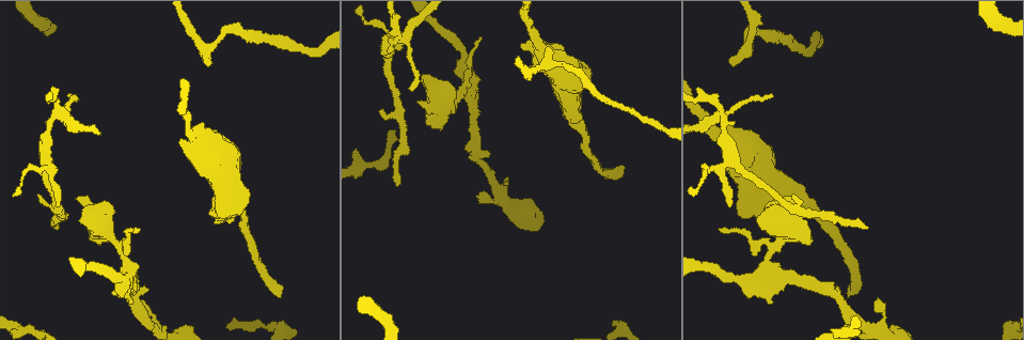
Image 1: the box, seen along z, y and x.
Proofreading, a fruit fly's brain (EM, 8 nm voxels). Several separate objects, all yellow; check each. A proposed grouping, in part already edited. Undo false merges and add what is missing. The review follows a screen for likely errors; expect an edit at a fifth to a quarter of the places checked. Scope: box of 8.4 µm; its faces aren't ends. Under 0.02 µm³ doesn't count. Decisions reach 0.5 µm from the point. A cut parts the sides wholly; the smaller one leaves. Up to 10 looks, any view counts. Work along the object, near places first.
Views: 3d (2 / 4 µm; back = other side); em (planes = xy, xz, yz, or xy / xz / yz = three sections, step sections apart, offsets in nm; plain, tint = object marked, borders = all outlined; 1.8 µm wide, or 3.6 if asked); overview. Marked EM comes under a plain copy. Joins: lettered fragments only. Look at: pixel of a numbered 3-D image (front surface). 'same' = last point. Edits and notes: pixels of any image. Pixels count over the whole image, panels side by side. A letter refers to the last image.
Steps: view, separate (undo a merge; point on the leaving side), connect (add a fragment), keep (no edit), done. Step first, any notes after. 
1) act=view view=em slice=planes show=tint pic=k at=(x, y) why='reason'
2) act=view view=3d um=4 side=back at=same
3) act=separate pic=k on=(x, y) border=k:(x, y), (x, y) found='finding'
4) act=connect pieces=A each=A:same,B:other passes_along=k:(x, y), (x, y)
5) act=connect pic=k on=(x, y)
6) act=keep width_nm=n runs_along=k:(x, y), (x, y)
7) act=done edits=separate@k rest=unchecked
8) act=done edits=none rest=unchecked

act=view view=em slice=xy step=8 show=tint pic=1 at=(281, 290)

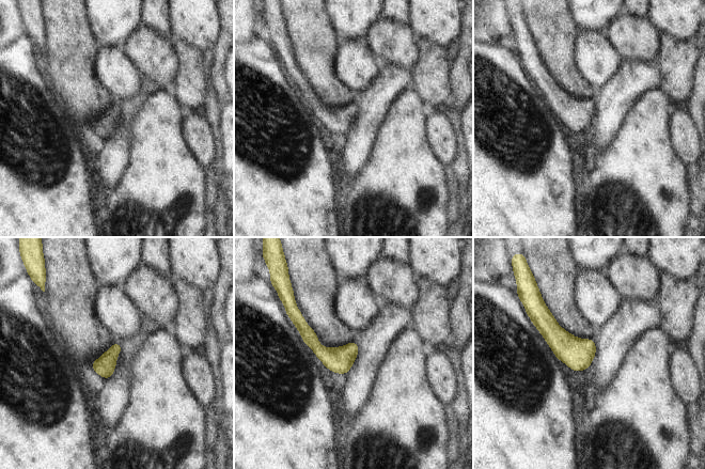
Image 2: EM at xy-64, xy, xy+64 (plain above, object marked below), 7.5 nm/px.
act=view view=em slice=planes show=borders at=same

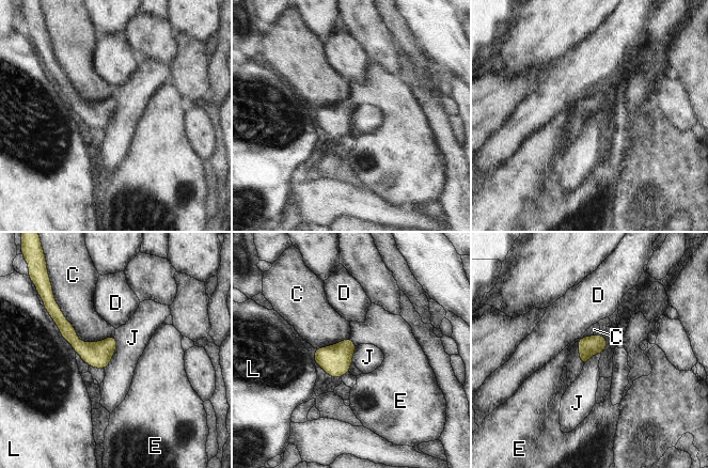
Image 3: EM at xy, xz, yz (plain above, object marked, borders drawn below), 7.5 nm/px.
act=connect pieces=E each=C:other,D:other,E:same,J:other,L:other passes_along=3:(596, 344), (580, 354), (552, 371) found='the neuron continues'

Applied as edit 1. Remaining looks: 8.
act=view view=overview why='redraw'

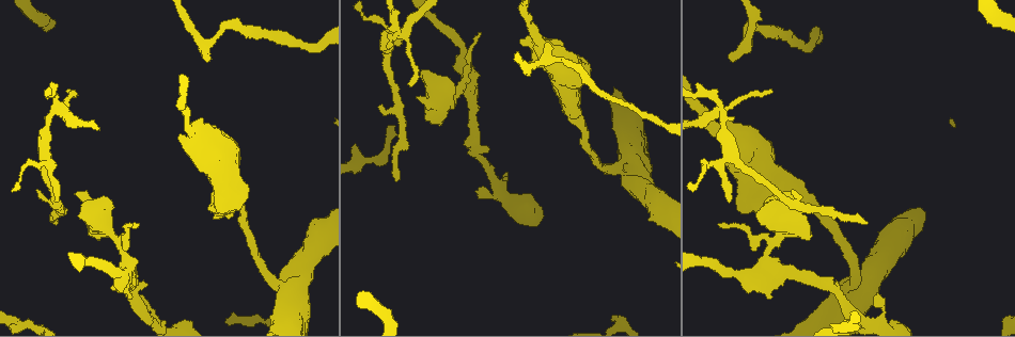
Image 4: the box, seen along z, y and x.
act=view view=em slice=yz step=4 show=borders pic=4 at=(730, 60) why='branch stops here'

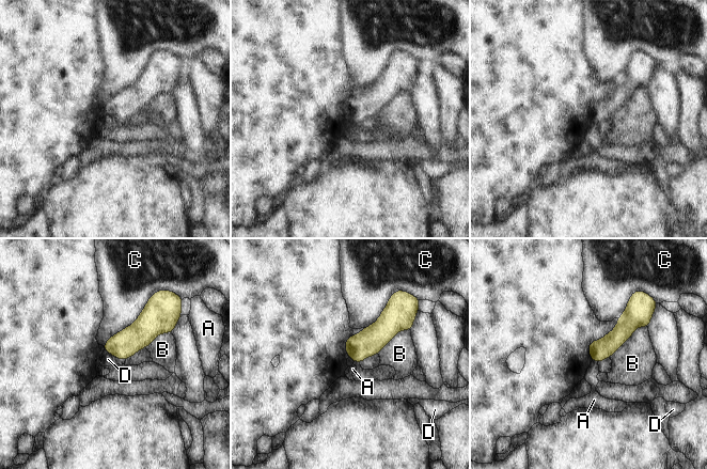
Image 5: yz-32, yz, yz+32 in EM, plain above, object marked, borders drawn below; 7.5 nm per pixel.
act=view view=em slice=planes show=borders at=same

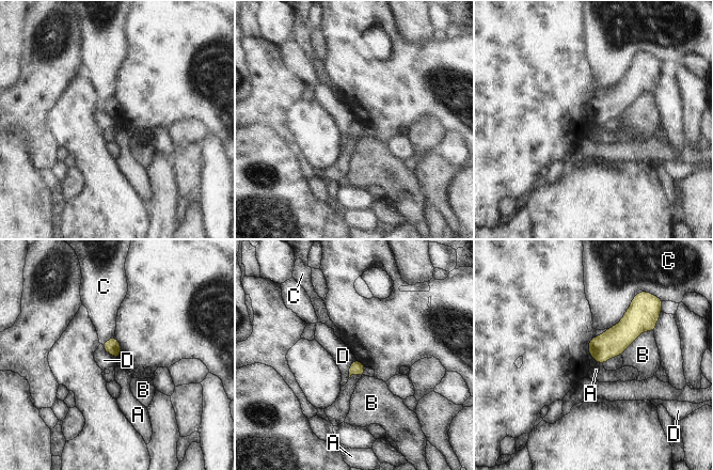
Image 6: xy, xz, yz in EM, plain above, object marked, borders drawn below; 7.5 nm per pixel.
act=keep each=A:other,B:other,C:other,D:other border=6:(355, 359), (350, 364), (348, 377) found='none of them fits'

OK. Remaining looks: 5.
act=view view=3d um=4 side=back pic=4 at=(471, 84) why='two arms in line, one across'

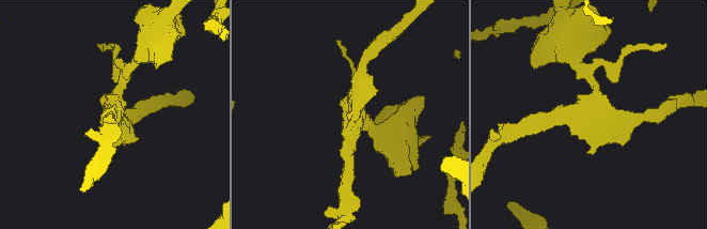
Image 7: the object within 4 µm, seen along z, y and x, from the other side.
act=view view=em slice=xy step=16 show=tint pic=7 at=(593, 107) why='need the tissue'

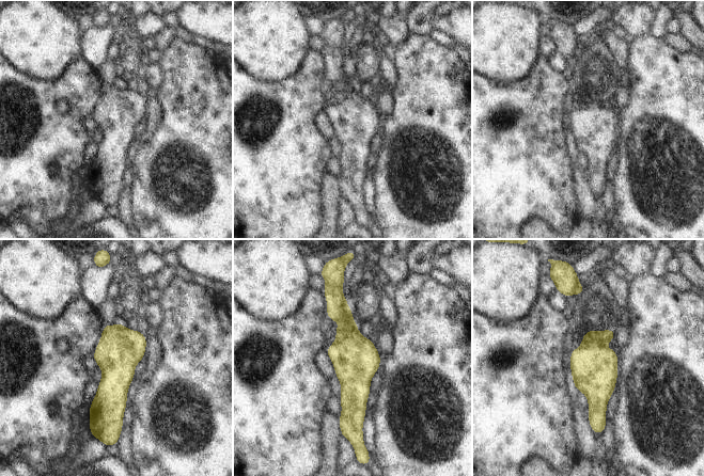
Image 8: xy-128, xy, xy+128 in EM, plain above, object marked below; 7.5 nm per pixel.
act=view view=em slice=planes show=borders at=same

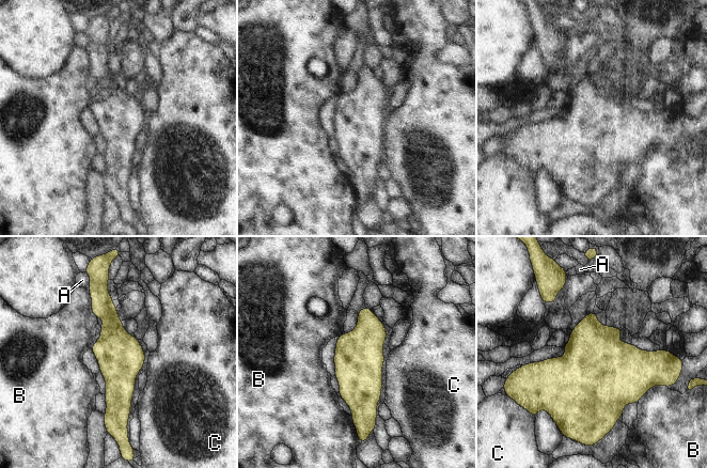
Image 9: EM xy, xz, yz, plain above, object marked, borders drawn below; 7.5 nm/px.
act=keep each=A:other,B:other,C:other found='one neuron here'

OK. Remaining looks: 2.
act=done edits=connect@3 rest=unchecked

